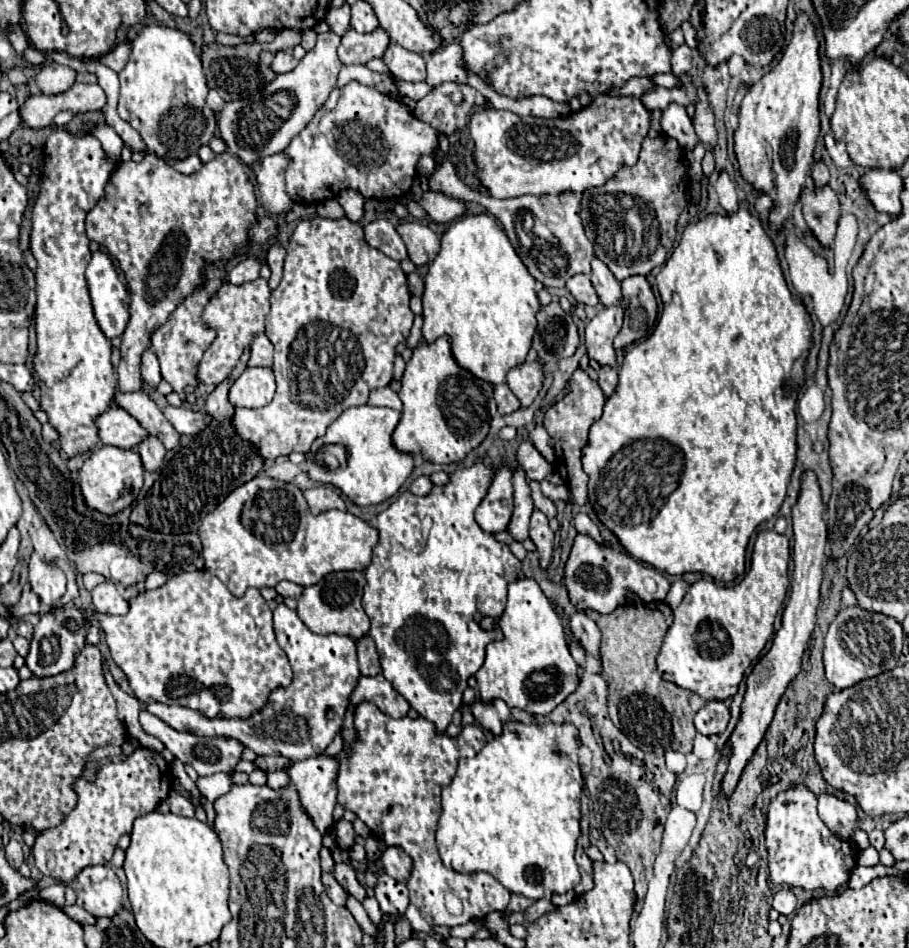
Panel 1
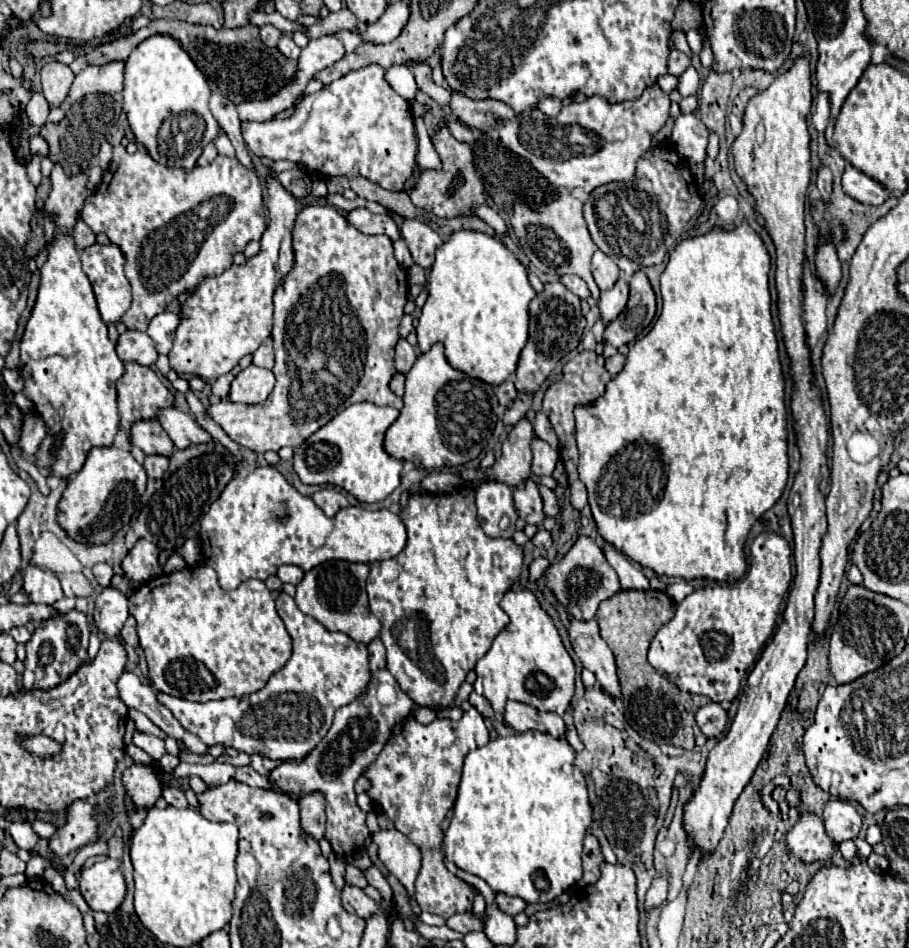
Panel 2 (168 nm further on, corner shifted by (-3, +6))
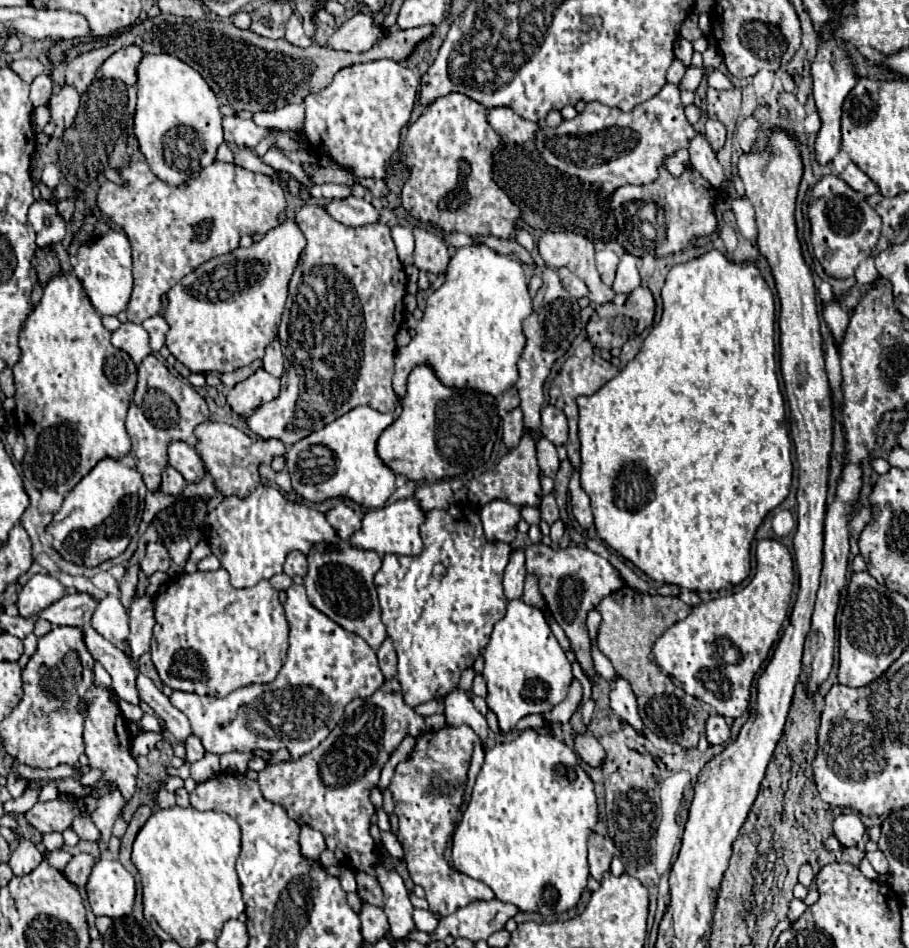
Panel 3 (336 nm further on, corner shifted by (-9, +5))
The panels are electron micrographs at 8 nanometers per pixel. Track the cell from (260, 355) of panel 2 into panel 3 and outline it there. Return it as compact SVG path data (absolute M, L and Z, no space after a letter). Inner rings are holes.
M271 342L267 348L265 348L265 356L263 356L263 368L273 374L273 376L281 376L283 374L283 356L281 356L281 348L279 348L279 342Z

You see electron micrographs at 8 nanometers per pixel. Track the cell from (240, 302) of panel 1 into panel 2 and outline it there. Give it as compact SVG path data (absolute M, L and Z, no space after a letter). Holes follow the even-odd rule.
M275 161L271 165L271 181L267 185L267 207L269 207L269 225L261 237L261 251L247 259L243 265L231 265L225 273L217 277L205 277L201 285L185 299L185 303L179 309L179 327L175 331L175 341L169 351L169 365L179 375L191 377L197 375L201 379L217 379L225 373L229 373L243 355L253 353L265 337L271 335L273 327L273 293L283 283L287 273L293 269L293 243L291 233L297 217L297 201L295 197L279 183L277 173L285 169L299 169L299 165L293 165L291 161Z

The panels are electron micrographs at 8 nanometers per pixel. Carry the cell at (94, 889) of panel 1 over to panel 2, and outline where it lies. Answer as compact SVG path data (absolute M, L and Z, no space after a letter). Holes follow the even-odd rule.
M101 859L81 871L79 889L93 911L113 913L125 897L125 879L117 859Z

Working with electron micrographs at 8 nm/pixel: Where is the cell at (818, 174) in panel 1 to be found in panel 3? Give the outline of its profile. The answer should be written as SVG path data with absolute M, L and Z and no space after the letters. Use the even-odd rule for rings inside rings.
M835 174L823 176L813 186L813 194L809 200L809 220L811 220L811 242L815 256L823 264L825 272L833 278L853 276L855 268L875 248L881 230L881 218L867 204L865 196L851 190Z

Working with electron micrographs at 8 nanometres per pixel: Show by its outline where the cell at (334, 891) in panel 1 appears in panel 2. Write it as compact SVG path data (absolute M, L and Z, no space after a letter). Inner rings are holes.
M345 885L345 889L341 891L341 901L349 913L353 913L361 919L369 919L369 917L373 917L373 913L379 911L379 905L371 897L367 897L363 893L363 889L359 889L359 887Z

